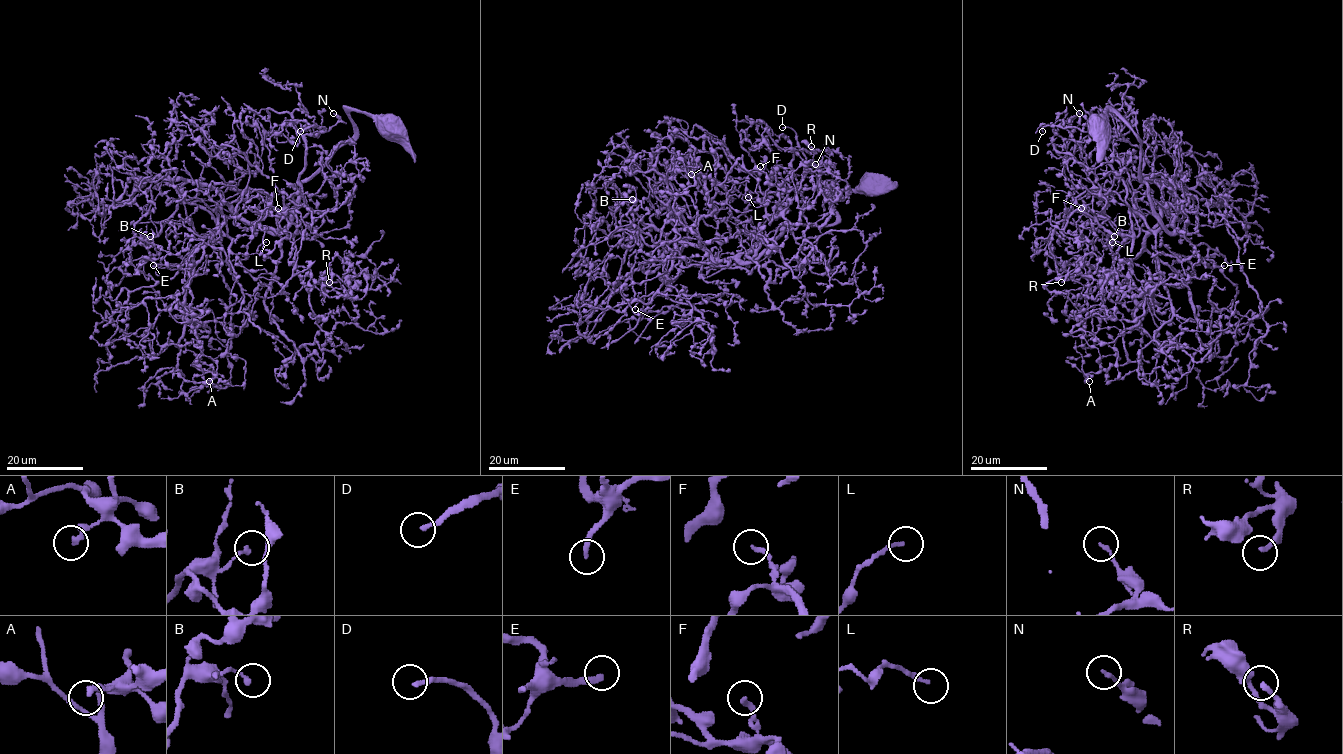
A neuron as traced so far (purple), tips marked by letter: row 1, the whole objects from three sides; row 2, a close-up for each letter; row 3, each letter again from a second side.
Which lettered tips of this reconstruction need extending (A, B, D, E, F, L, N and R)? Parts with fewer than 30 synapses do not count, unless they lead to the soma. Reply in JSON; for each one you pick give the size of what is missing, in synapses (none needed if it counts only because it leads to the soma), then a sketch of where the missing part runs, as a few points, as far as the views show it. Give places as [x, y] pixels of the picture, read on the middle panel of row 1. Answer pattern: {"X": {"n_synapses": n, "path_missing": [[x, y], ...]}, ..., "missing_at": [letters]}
{"D": {"n_synapses": 30, "path_missing": [[782, 127], [784, 132], [778, 131], [785, 123], [807, 131]]}, "E": {"n_synapses": 60, "path_missing": [[635, 309], [635, 317], [641, 318], [686, 304], [694, 292]]}, "missing_at": ["D", "E"]}

